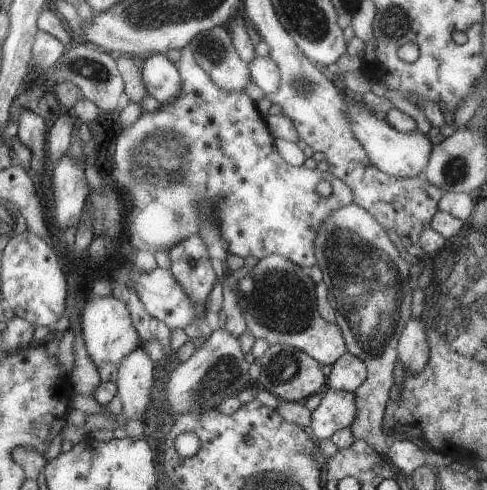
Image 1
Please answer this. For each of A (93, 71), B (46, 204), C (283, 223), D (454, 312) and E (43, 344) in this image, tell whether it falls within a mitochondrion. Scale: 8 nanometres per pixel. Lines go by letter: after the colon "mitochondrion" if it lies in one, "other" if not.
A: mitochondrion
B: other
C: other
D: mitochondrion
E: other

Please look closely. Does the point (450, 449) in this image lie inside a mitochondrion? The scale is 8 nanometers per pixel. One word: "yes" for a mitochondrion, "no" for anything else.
no

